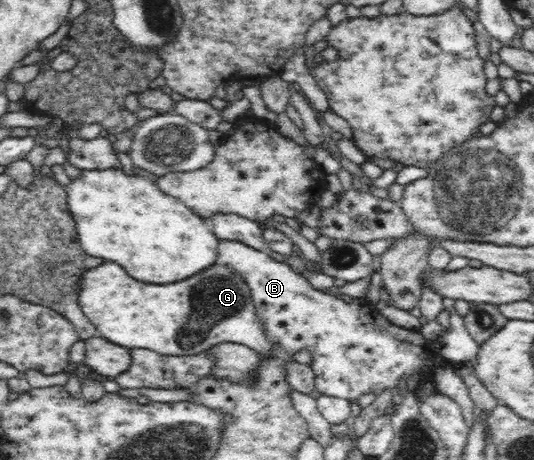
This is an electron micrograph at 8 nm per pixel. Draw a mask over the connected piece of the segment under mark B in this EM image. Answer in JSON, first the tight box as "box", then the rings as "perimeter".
{"box":[217,239,451,401],"perimeter":[[[219,239],[217,263],[229,265],[247,283],[257,319],[272,342],[278,342],[289,354],[306,350],[312,356],[310,367],[314,372],[314,385],[321,395],[357,401],[365,394],[379,395],[384,390],[396,394],[397,385],[403,378],[415,372],[432,371],[434,368],[449,368],[451,361],[438,351],[438,343],[427,343],[419,330],[395,326],[385,316],[379,314],[376,305],[365,298],[358,301],[339,299],[339,296],[315,289],[304,275],[297,274],[285,262],[277,261],[256,248],[236,240]]]}

